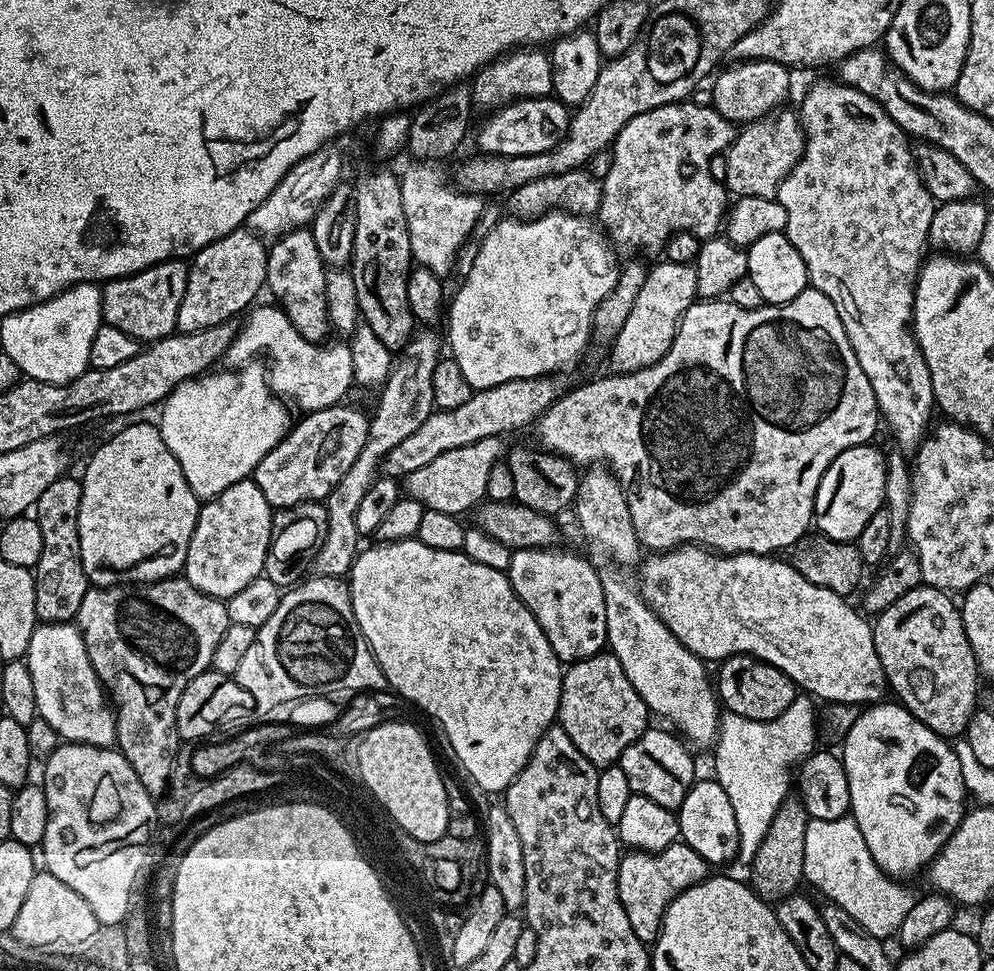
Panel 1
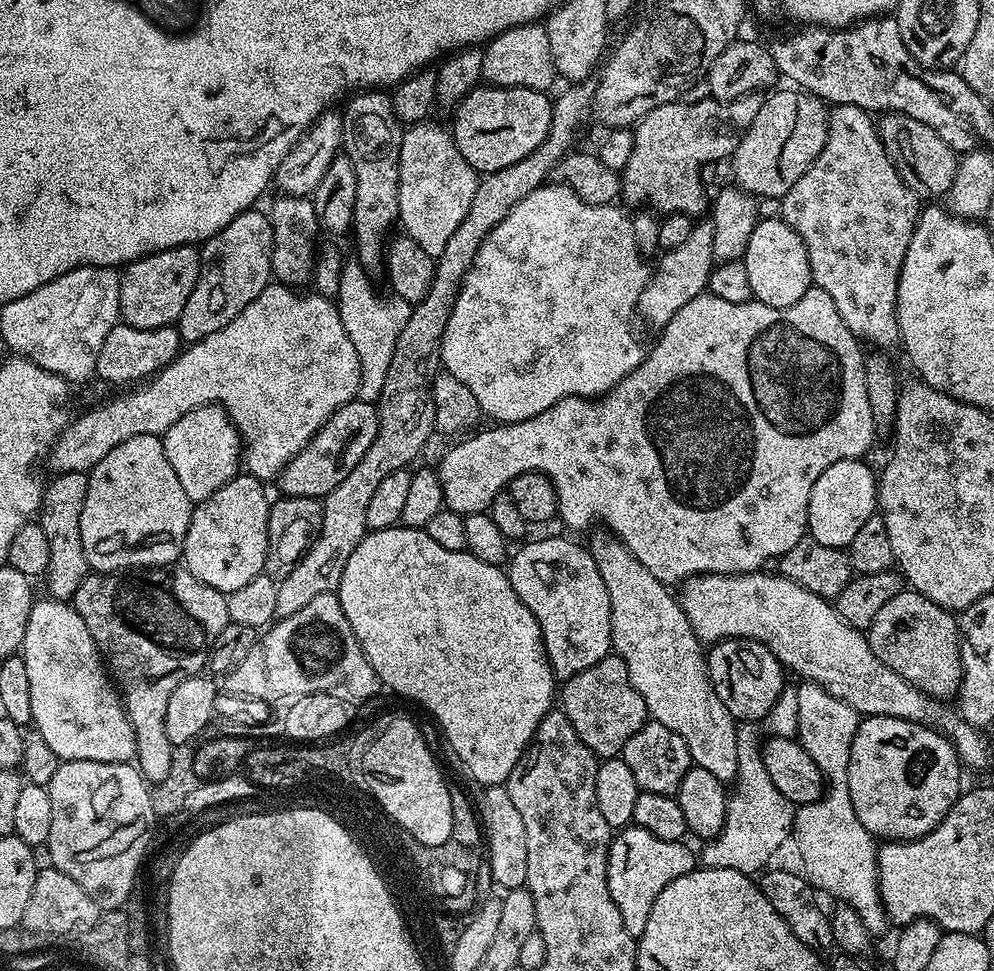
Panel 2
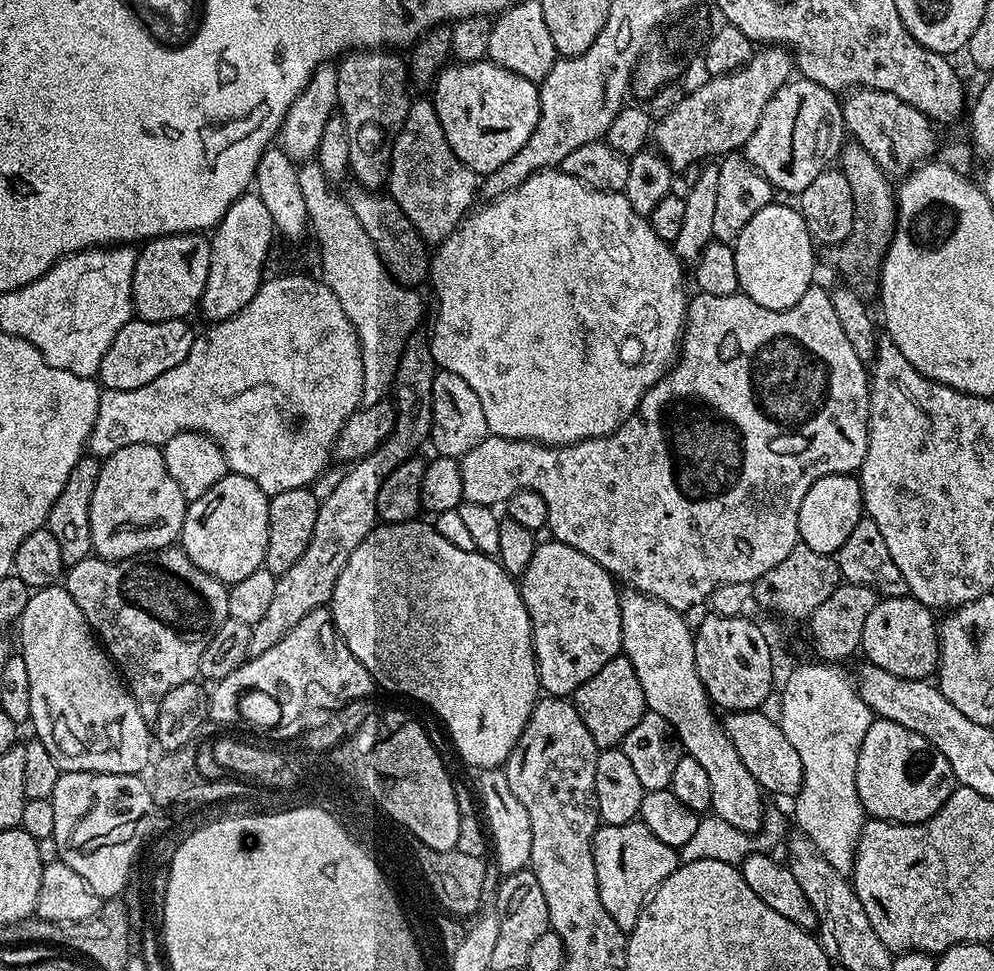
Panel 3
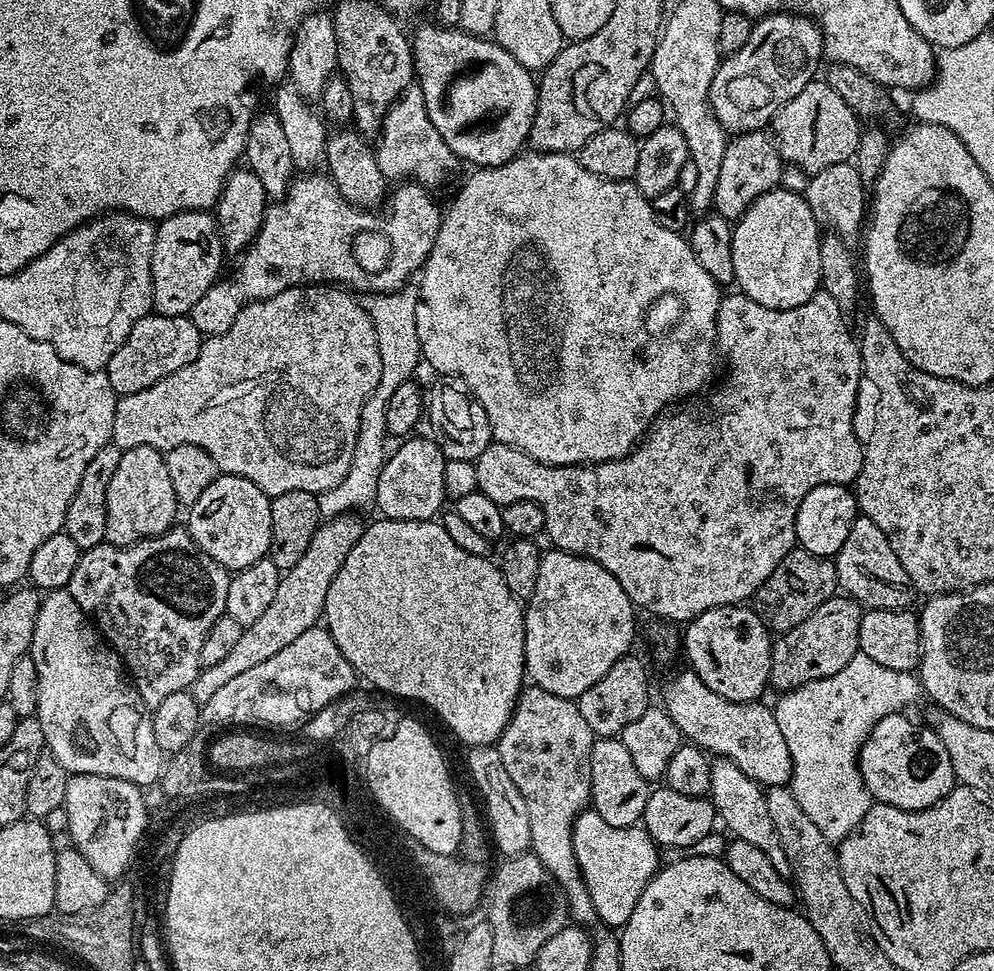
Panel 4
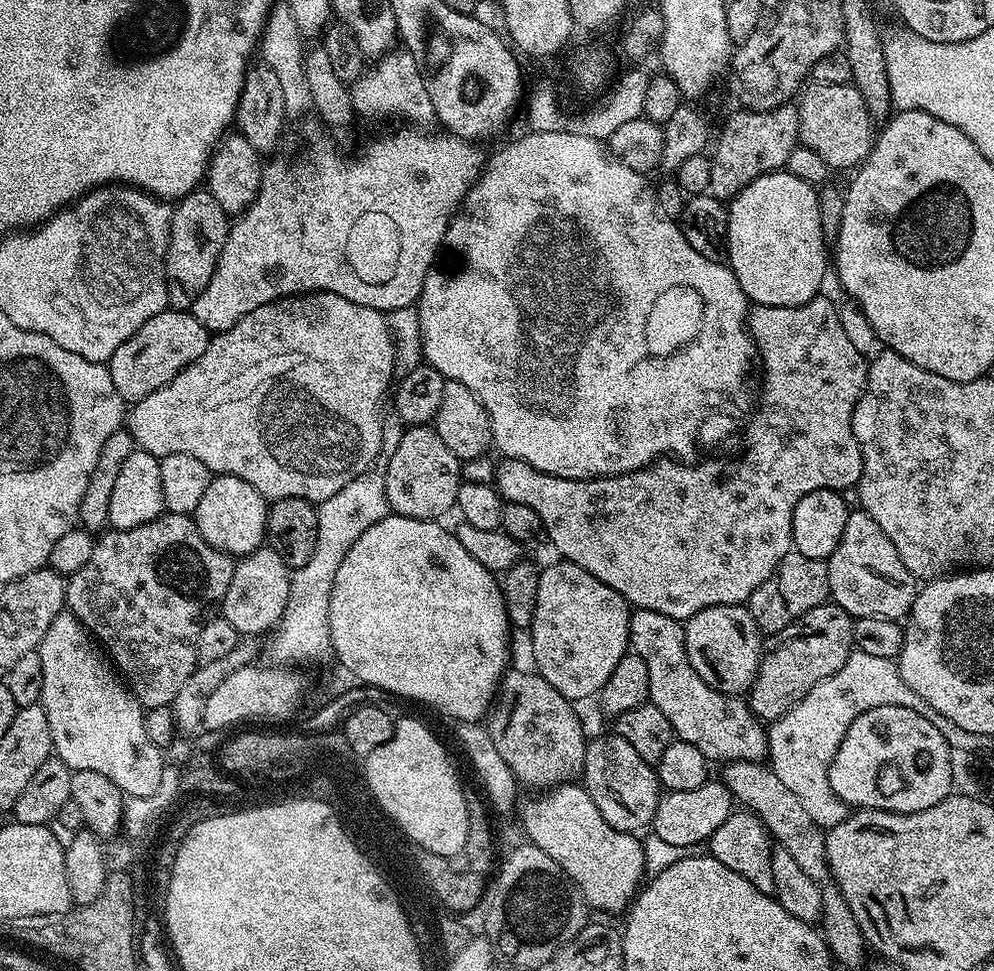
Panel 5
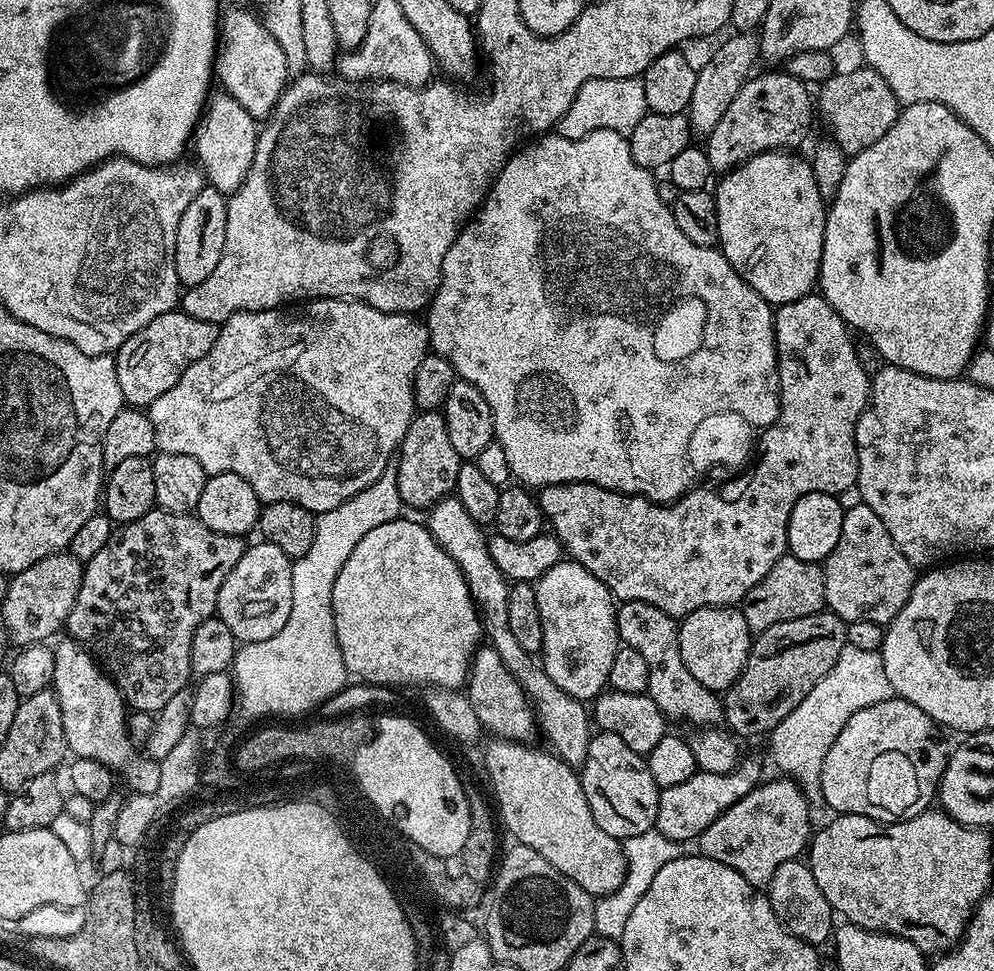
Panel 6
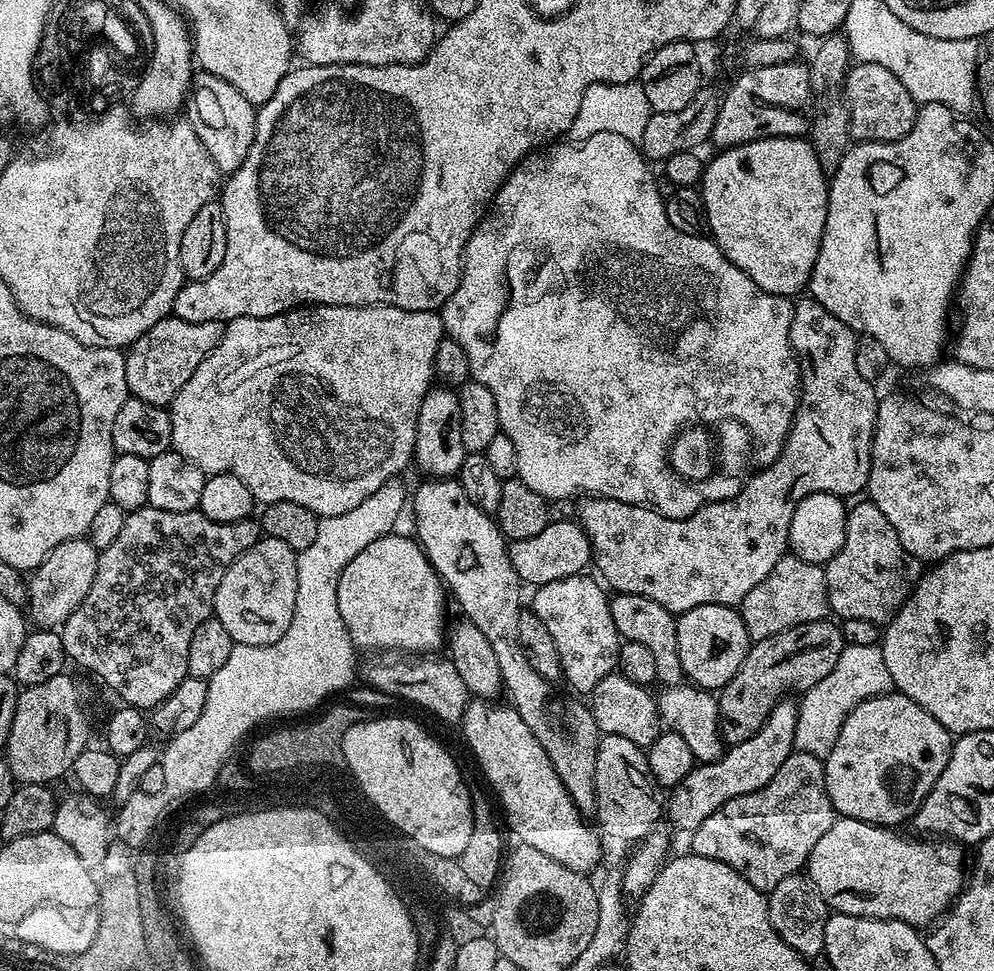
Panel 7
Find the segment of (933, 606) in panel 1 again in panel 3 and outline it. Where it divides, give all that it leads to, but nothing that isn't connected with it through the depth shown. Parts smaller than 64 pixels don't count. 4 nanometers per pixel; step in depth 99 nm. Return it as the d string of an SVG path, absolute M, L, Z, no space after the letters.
M910 594L879 599L874 609L870 610L869 617L866 618L860 647L861 651L865 652L867 656L865 659L875 665L876 668L882 668L896 677L909 680L925 680L933 677L939 669L940 660L939 625L934 616L933 609L918 602Z

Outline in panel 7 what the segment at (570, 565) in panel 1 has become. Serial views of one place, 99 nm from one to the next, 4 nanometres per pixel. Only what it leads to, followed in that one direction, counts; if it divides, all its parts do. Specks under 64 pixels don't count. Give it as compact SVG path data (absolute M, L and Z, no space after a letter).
M581 574L546 582L533 592L536 593L532 596L530 611L542 618L542 626L550 630L550 638L554 638L554 646L558 646L563 679L568 679L569 686L576 692L592 693L602 678L617 671L616 659L622 643L610 614L612 601L605 585L599 579L591 580L588 574Z

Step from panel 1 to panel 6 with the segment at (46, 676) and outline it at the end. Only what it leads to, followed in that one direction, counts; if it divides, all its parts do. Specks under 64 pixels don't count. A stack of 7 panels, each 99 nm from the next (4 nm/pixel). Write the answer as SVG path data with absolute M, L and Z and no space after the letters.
M64 638L64 641L55 645L53 652L55 662L52 691L58 698L59 710L62 712L63 733L66 734L69 751L77 759L84 757L90 758L92 761L102 762L119 777L122 775L132 788L130 790L137 795L142 793L152 794L155 790L158 790L161 781L160 763L148 758L143 753L138 754L137 745L128 732L128 708L124 703L123 696L117 689L115 681L101 668L95 657L74 639Z

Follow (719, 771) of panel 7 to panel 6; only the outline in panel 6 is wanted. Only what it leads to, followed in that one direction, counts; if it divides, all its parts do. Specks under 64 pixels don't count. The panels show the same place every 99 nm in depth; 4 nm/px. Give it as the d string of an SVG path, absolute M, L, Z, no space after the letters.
M741 759L736 771L727 774L710 774L698 770L679 786L661 788L655 829L672 840L695 841L704 833L706 826L714 822L714 818L730 810L734 802L746 798L746 794L750 794L750 790L761 783L761 780L760 764L756 760Z

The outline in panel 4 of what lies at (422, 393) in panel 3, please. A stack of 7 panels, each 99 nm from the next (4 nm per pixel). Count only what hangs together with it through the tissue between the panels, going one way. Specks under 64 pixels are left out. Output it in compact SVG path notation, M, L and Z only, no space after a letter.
M345 514L325 519L321 523L314 538L310 538L310 546L306 546L306 554L302 554L302 558L298 558L298 562L294 562L294 566L281 575L274 602L270 602L270 607L259 616L258 622L245 627L242 638L238 638L238 643L230 649L228 657L222 658L222 662L200 669L198 678L190 689L198 703L204 705L210 702L211 696L219 688L226 686L230 678L259 666L261 662L266 662L266 658L274 658L274 654L290 646L294 638L299 638L301 634L306 634L306 630L321 623L330 582L334 582L342 562L346 562L346 554L350 554L350 550L364 533L365 521L360 521L358 517L356 514Z

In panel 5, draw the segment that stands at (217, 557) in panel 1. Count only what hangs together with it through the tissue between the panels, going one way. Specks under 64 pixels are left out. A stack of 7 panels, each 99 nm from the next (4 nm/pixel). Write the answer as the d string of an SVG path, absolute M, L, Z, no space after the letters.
M213 475L202 502L198 502L194 519L202 538L211 548L227 552L233 558L249 556L261 547L266 540L266 522L268 521L269 501L264 499L250 482L242 482L237 476Z

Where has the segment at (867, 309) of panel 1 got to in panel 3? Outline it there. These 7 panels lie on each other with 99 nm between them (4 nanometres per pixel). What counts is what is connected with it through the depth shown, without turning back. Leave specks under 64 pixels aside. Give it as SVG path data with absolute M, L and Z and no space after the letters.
M856 142L849 143L841 151L838 164L853 188L856 217L851 234L831 249L832 264L845 276L844 280L849 285L868 284L871 280L873 283L879 277L880 266L896 232L897 193L888 173L883 172L878 162L874 162L868 151Z

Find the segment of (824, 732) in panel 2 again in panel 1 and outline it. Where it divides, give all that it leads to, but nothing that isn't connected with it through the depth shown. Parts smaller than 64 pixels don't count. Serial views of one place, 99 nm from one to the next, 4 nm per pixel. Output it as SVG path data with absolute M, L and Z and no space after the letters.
M850 814L833 820L809 819L806 826L803 879L807 882L809 880L824 895L823 899L827 903L837 904L842 910L846 910L846 914L851 914L858 926L862 926L862 930L881 938L895 937L899 933L902 918L906 918L910 906L914 906L918 898L917 893L903 888L899 879L887 876L878 862L874 862L874 854L870 854L866 838L862 838L862 830L858 830L858 822Z

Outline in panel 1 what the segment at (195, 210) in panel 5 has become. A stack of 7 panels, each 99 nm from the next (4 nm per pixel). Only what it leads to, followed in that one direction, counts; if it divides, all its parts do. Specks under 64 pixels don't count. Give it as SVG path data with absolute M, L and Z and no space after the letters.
M167 260L136 272L133 276L119 276L117 280L107 281L102 288L104 323L141 342L173 335L178 322L178 306L182 306L182 294L186 294L187 281L188 264L184 260Z

